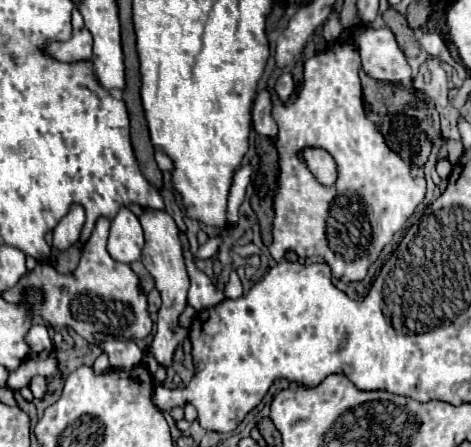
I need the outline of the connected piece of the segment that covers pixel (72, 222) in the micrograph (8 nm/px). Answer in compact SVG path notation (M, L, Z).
M72 204L68 214L60 220L60 224L54 228L54 244L52 248L58 248L58 250L66 250L70 248L74 242L78 242L80 238L80 230L86 222L86 216L84 216L84 208L80 204Z

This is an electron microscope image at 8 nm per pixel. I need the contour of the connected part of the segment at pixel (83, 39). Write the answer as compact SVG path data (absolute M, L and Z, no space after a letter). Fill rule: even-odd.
M88 30L74 32L68 42L48 42L44 52L58 62L76 64L76 62L90 62L92 58L92 36Z

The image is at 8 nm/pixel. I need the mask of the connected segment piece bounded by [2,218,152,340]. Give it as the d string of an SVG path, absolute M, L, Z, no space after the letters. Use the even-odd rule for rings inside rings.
M100 218L90 240L84 246L78 268L60 280L56 280L56 268L48 264L48 260L40 260L32 272L26 272L16 286L4 290L2 296L6 302L20 302L24 288L40 288L44 290L44 302L34 312L42 316L56 328L72 328L76 334L90 340L90 334L102 334L108 338L120 340L144 340L152 330L152 320L146 310L146 294L140 290L138 276L132 272L128 264L116 262L106 252L110 222Z

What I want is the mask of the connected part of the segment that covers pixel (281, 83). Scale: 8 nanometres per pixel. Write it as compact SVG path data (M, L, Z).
M290 72L282 74L282 76L278 78L274 90L278 92L278 96L280 96L282 100L288 100L288 96L294 92L294 78L292 78L292 74L290 74Z

